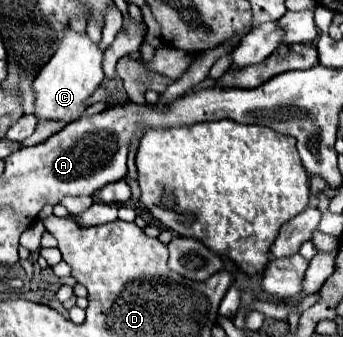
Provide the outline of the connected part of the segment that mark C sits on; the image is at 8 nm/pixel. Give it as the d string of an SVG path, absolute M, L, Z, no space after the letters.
M66 28L56 54L48 60L48 64L44 64L44 68L40 68L36 80L32 82L32 90L36 96L36 108L32 114L38 120L72 122L80 118L86 110L86 100L104 80L102 54L104 52L100 50L100 46L94 44L88 34L78 34L72 28Z

